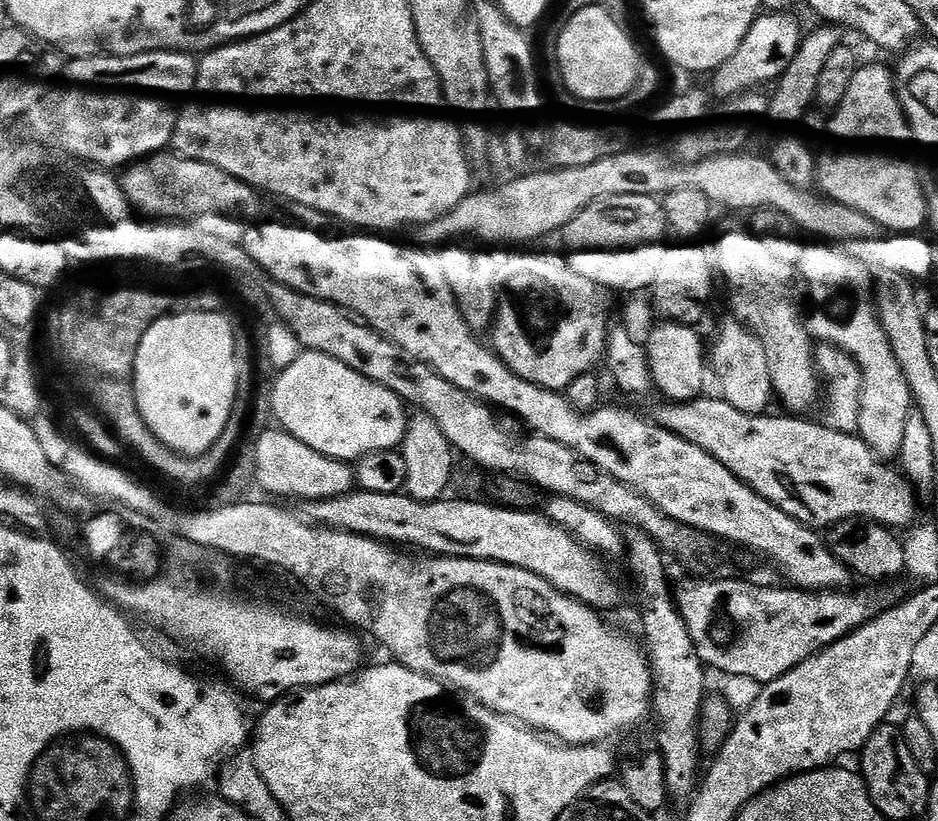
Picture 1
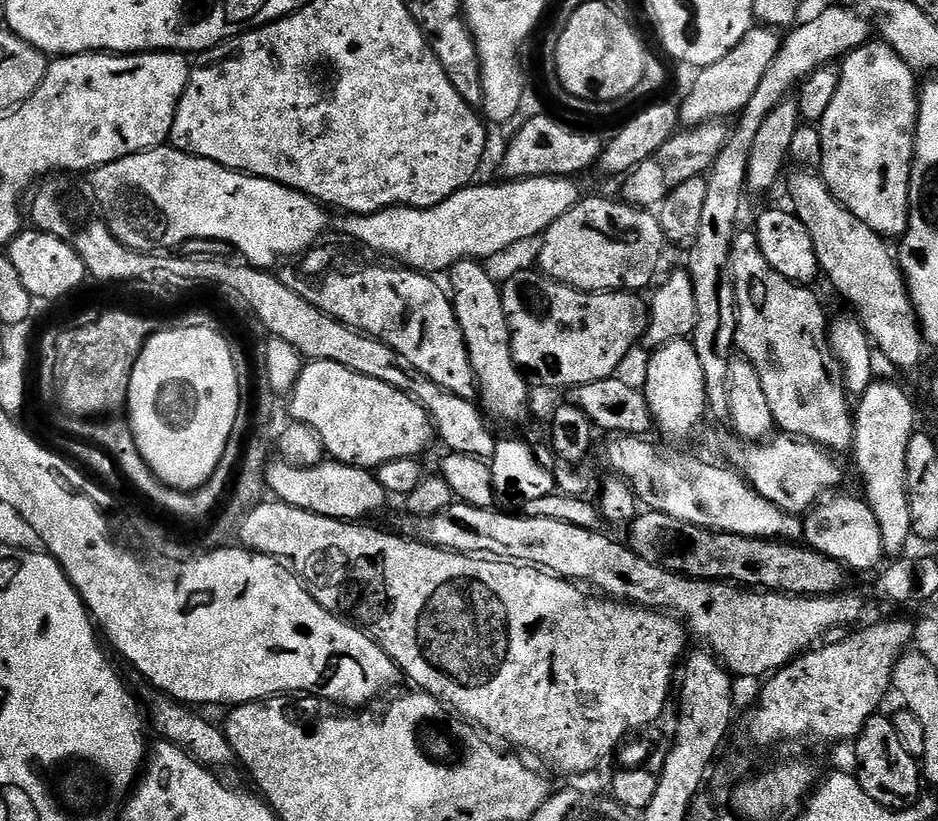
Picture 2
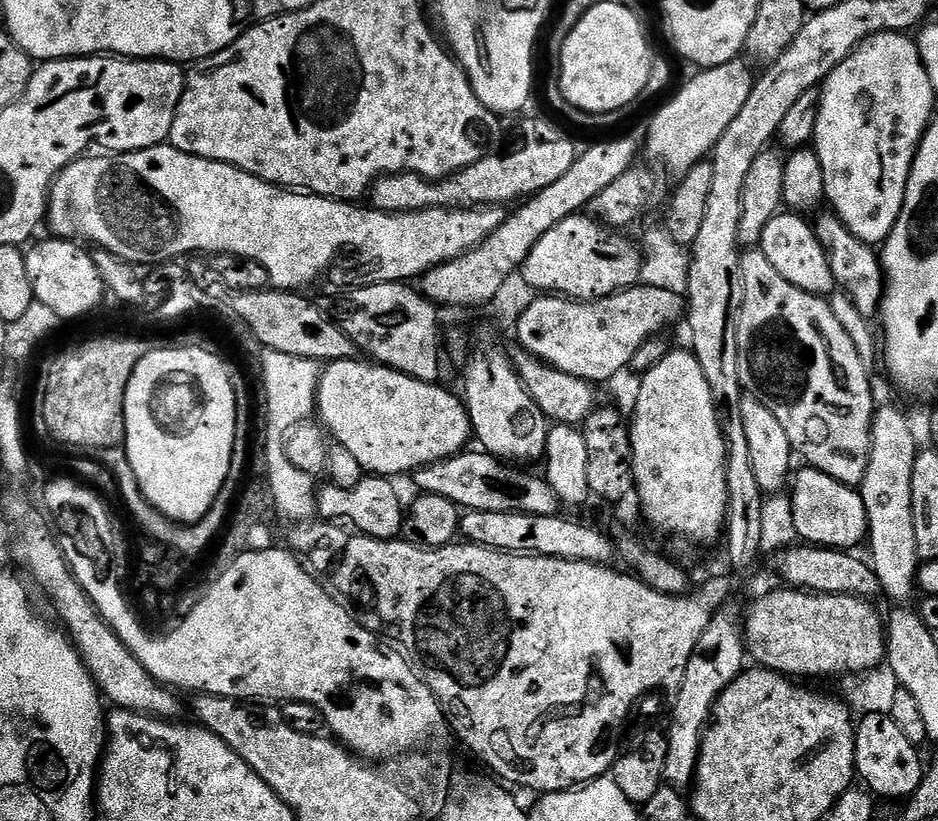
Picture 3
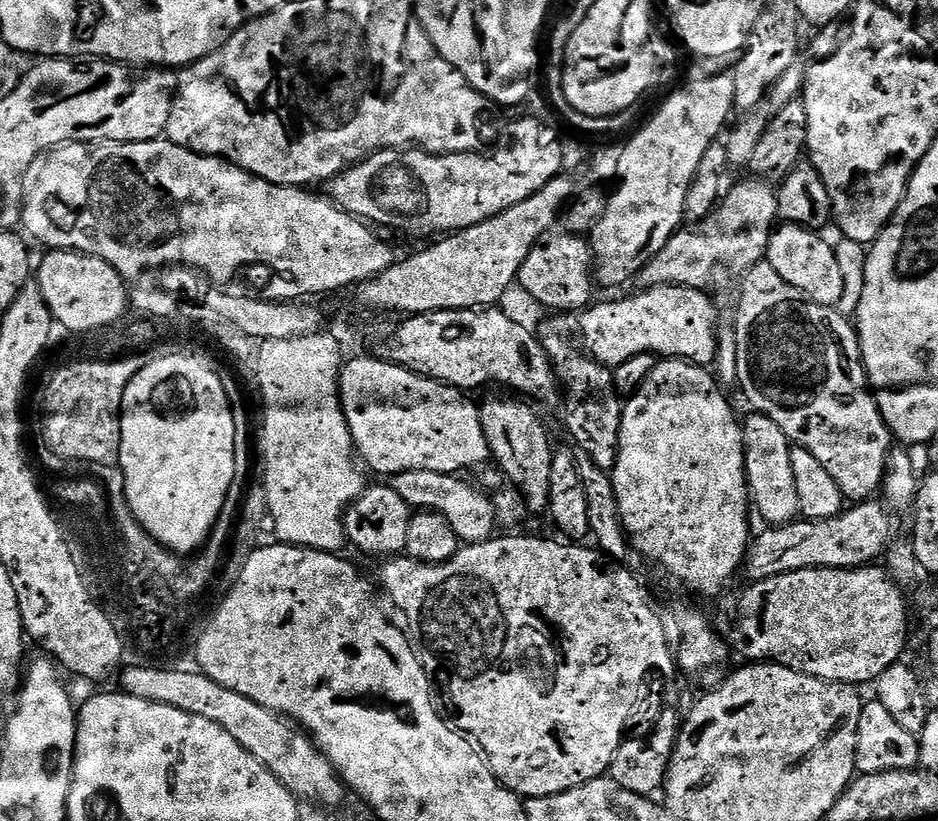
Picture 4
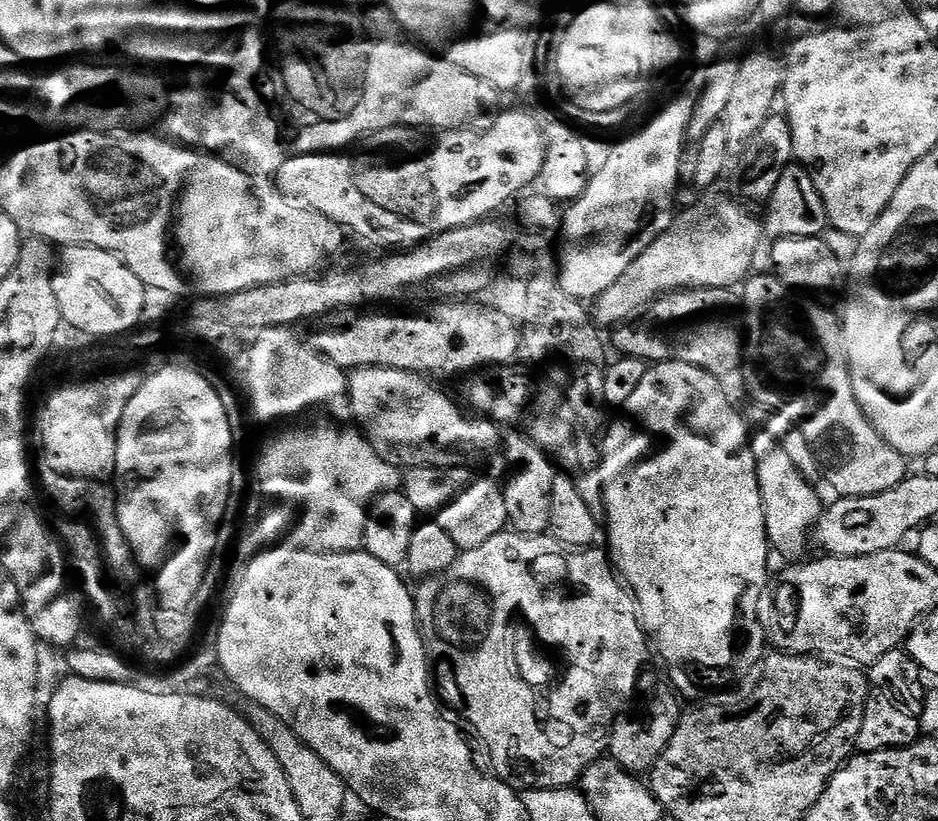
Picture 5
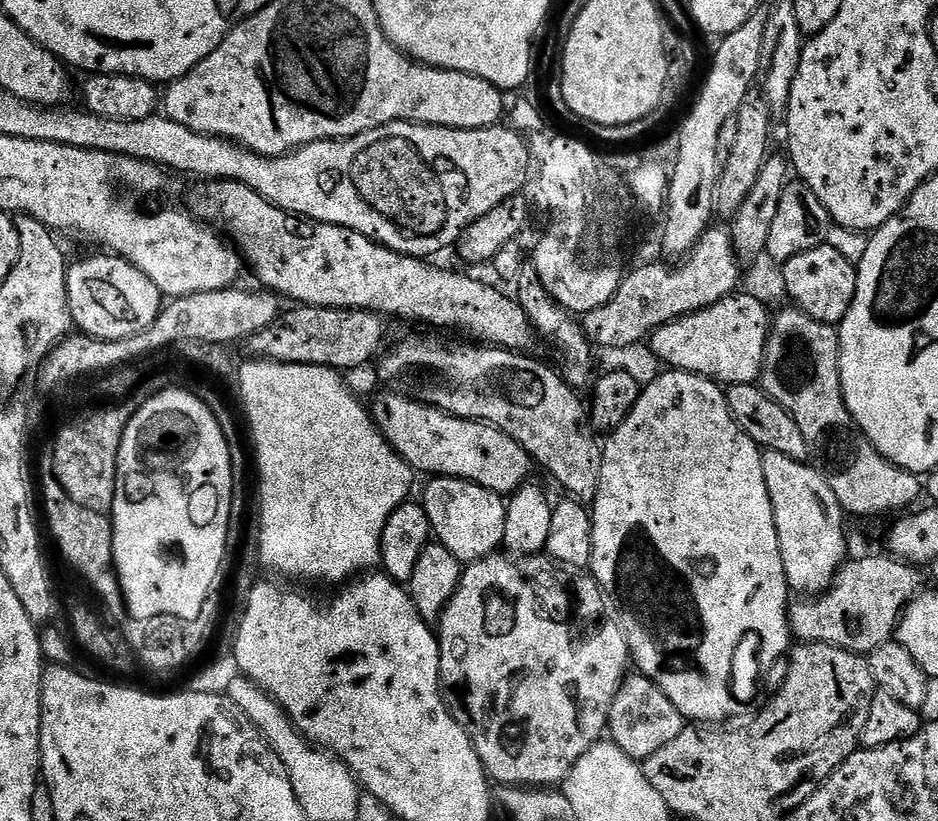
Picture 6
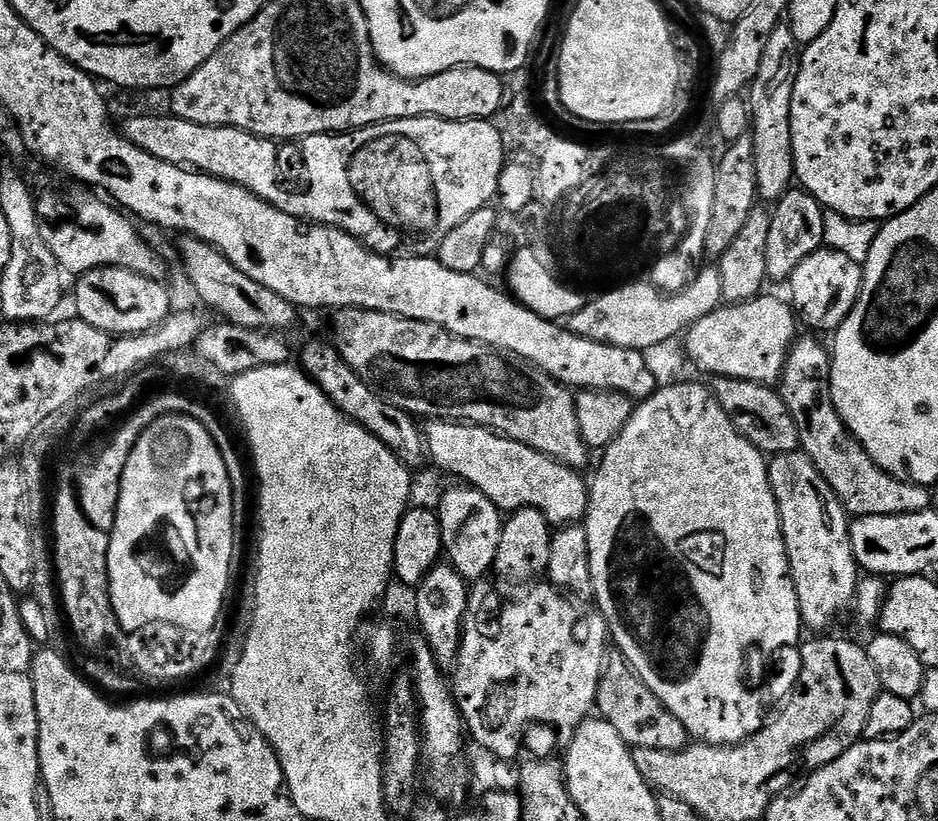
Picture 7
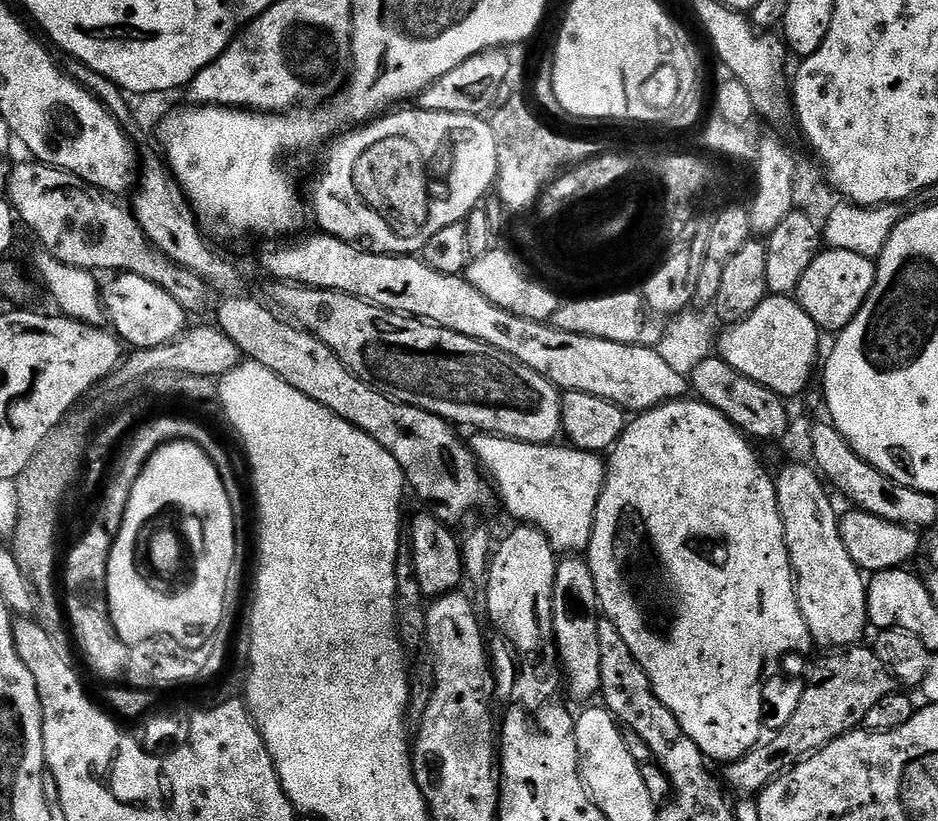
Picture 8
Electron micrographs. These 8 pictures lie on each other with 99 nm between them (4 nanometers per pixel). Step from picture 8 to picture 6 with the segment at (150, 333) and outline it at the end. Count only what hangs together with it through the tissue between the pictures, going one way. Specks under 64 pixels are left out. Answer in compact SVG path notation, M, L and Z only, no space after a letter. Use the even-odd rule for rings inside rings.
M100 254L89 260L80 260L68 270L68 309L72 315L73 325L83 335L94 336L97 340L125 340L145 332L160 317L162 311L162 294L142 270L138 270L126 260L115 254Z

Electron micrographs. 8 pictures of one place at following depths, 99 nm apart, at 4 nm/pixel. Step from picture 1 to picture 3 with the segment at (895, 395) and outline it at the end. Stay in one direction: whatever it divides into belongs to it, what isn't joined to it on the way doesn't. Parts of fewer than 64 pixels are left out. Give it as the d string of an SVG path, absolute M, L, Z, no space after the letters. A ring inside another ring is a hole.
M877 407L872 418L870 458L864 481L858 485L868 515L866 548L872 551L870 565L881 583L885 597L896 604L904 604L918 592L918 573L922 563L918 541L914 538L914 514L910 478L914 474L914 458L918 451L916 432L908 416L900 408Z

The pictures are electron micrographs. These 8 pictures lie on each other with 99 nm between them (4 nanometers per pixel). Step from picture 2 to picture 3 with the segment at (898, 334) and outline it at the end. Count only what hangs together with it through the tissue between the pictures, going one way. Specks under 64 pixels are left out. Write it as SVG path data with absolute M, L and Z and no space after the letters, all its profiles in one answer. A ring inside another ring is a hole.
M835 214L827 215L817 215L814 227L816 236L828 252L830 270L834 270L839 291L845 292L852 299L862 316L875 317L875 312L877 315L881 311L884 302L884 274L881 257L873 245L859 240Z

